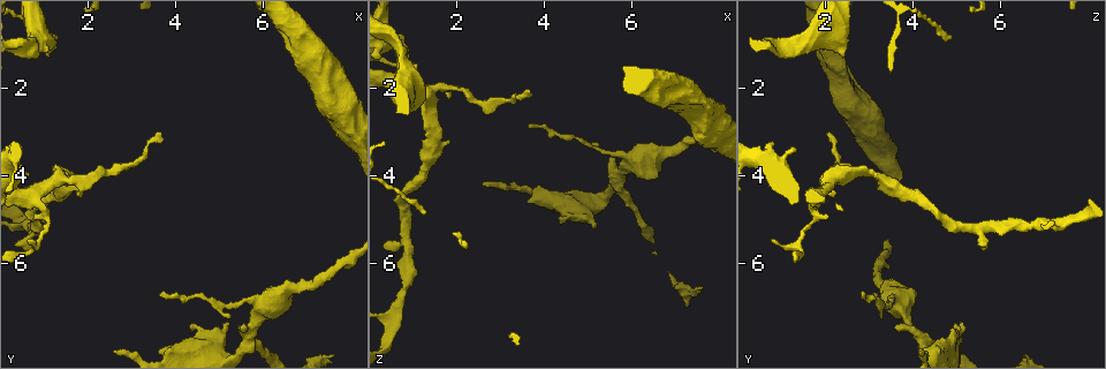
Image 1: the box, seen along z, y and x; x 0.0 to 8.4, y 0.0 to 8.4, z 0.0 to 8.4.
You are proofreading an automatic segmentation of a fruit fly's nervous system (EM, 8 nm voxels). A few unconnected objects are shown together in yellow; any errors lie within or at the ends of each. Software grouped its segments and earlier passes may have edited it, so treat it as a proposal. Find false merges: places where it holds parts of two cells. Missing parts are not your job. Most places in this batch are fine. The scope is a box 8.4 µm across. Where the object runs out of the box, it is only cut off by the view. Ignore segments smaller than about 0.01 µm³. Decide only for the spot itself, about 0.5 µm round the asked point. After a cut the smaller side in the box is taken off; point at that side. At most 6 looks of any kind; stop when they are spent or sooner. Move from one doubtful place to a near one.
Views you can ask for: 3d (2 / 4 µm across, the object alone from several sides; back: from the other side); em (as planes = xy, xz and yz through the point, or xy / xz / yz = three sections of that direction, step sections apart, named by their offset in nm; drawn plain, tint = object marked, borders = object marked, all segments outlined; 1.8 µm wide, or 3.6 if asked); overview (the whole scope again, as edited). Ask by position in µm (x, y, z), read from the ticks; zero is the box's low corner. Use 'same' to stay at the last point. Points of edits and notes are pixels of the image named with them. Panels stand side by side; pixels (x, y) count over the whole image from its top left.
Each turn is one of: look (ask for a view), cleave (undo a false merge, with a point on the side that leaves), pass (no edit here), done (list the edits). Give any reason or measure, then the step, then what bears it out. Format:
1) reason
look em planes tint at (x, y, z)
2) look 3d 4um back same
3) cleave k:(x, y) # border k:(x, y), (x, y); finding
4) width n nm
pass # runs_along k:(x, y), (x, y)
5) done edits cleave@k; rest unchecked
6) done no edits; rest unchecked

sudden change in width
look 3d 2um at (5.65, 7.85, 4.30)

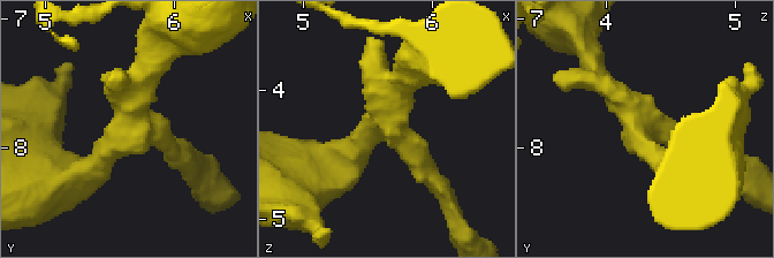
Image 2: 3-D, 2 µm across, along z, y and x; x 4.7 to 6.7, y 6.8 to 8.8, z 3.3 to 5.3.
look em yz step 4 tint at (5.64, 7.90, 4.26)

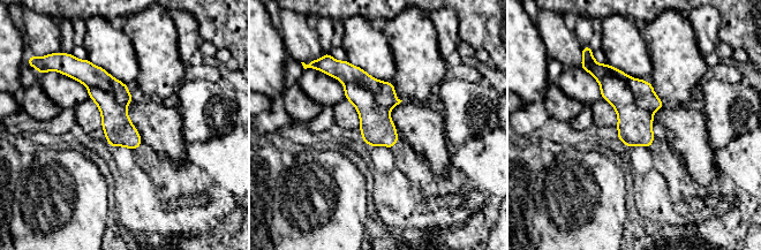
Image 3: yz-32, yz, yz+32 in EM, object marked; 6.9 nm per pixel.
another direction
look em planes tint same

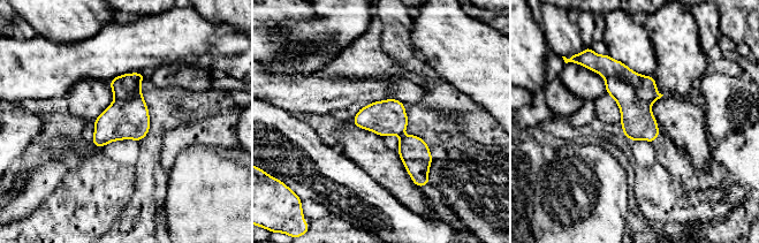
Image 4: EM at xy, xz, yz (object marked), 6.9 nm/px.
width 240 nm
cleave 4:(645, 86) # part_leaving 4:(596, 67), (617, 68), (657, 96); a second cell is stuck on

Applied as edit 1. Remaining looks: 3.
look overview

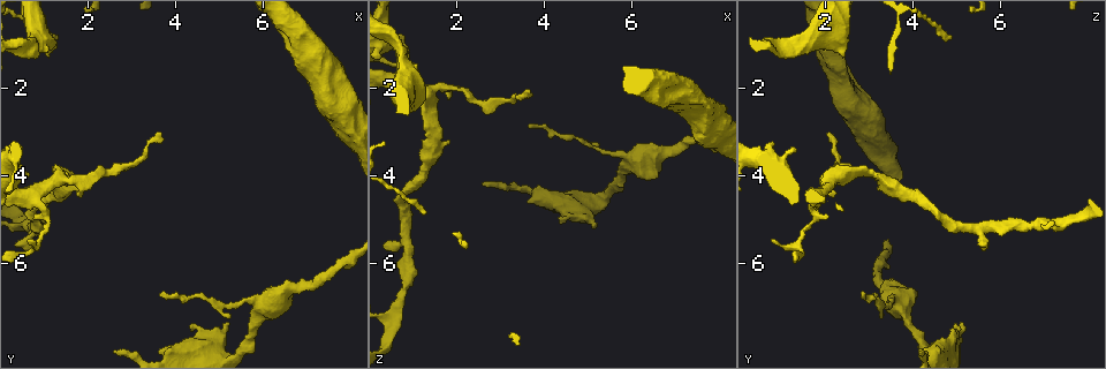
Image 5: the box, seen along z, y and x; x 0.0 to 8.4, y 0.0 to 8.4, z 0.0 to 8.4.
a fork
look em 3.6um yz step 4 tint at (0.80, 5.20, 5.55)

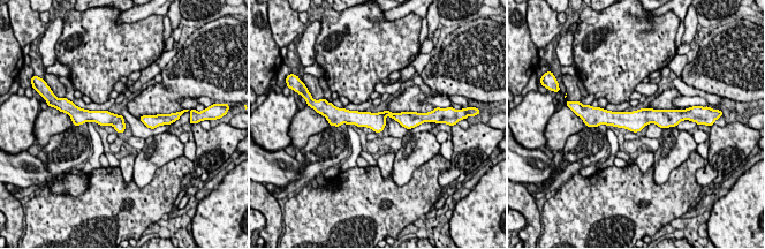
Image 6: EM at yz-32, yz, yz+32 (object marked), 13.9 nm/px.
look em 3.6um planes tint same

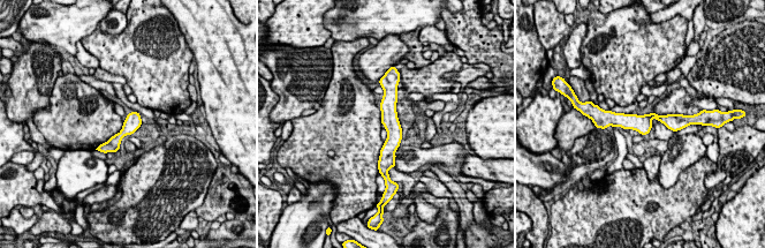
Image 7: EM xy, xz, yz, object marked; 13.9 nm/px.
width 220 nm
pass # runs_along 7:(387, 89), (392, 143), (385, 156); one cell here

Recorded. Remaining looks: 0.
done edits cleave@4; rest unchecked

